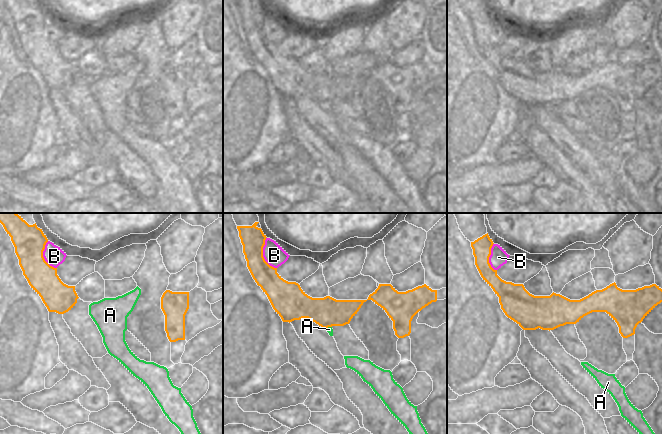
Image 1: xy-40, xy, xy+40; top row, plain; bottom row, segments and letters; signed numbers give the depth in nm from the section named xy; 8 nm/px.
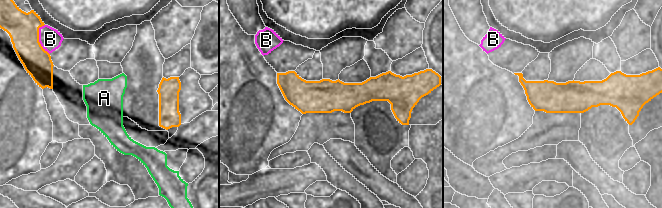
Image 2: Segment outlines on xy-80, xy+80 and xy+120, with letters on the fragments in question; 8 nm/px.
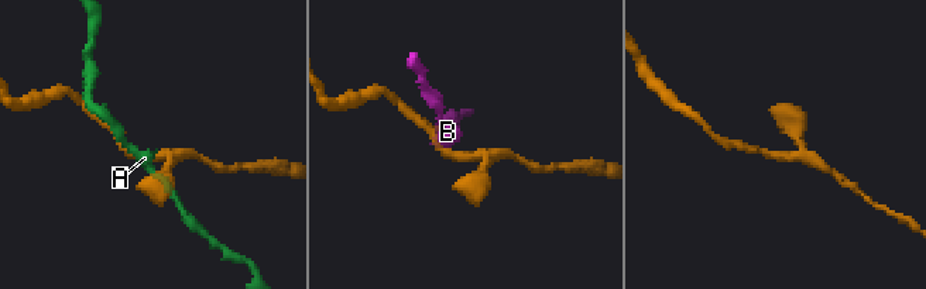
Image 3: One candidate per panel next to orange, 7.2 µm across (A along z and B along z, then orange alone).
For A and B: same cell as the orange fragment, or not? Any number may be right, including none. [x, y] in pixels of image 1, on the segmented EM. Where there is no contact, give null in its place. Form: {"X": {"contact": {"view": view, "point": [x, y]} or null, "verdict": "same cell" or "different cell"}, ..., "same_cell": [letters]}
{"A": {"contact": {"view": "xy", "point": [328, 326]}, "verdict": "different cell"}, "B": {"contact": {"view": "xy", "point": [262, 254]}, "verdict": "different cell"}, "same_cell": []}

